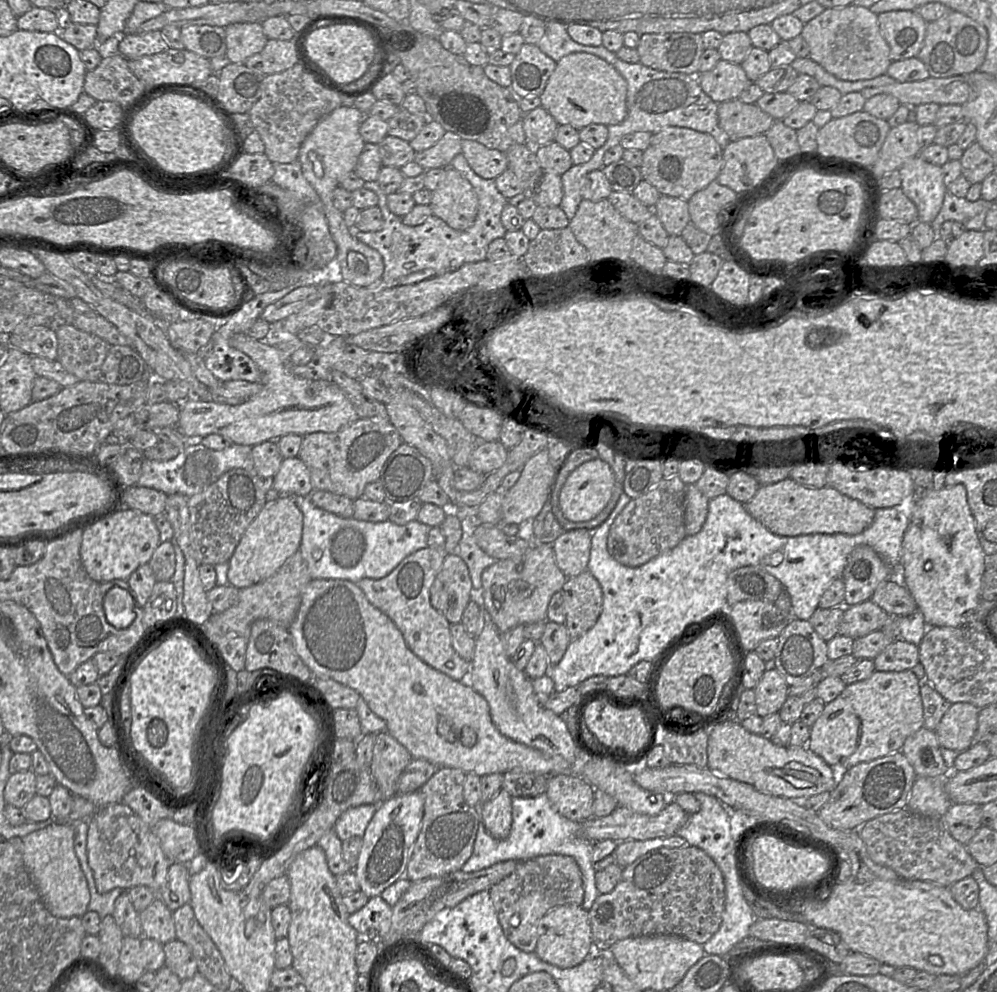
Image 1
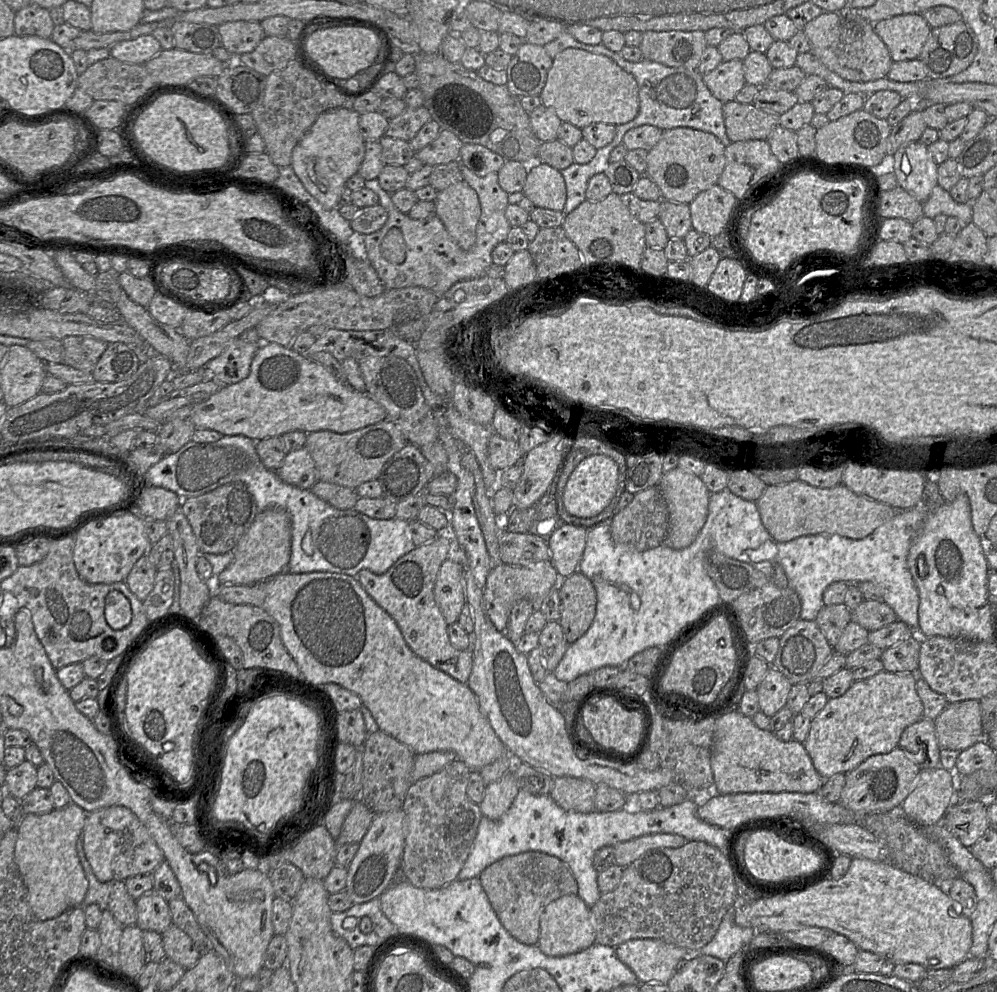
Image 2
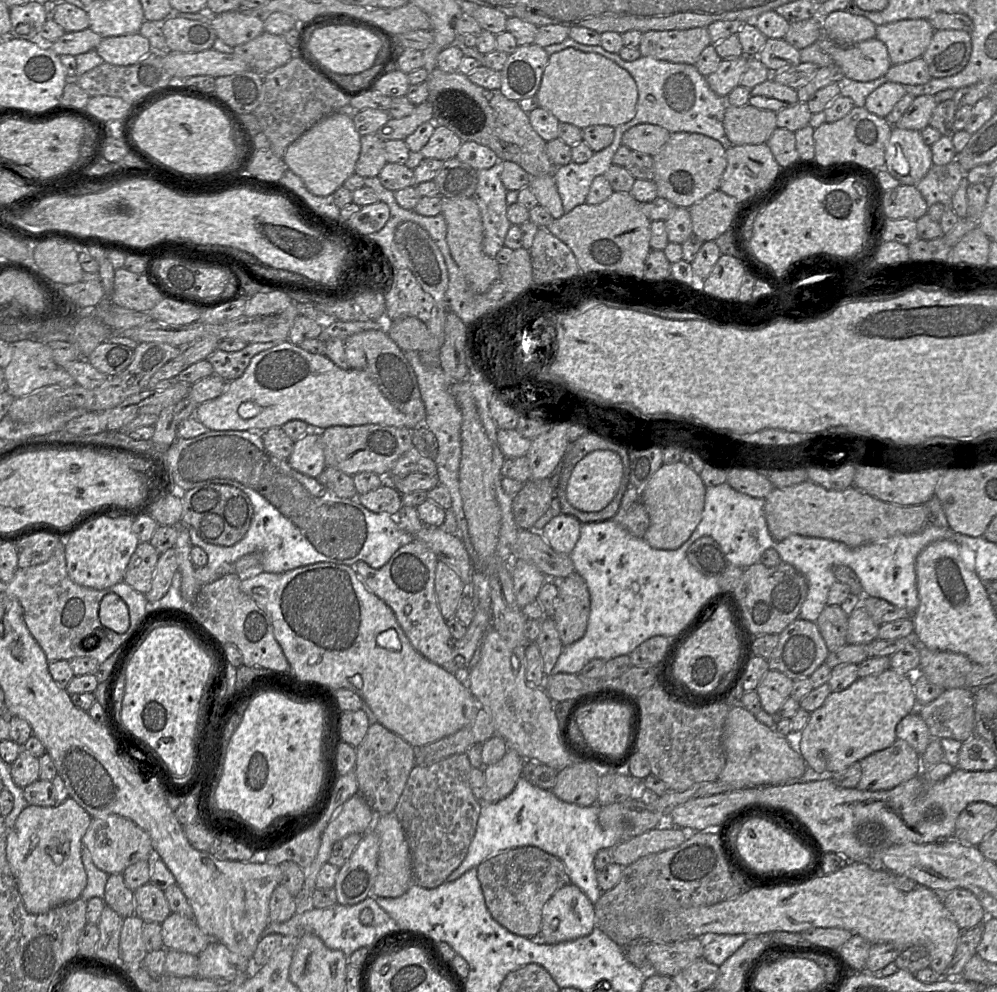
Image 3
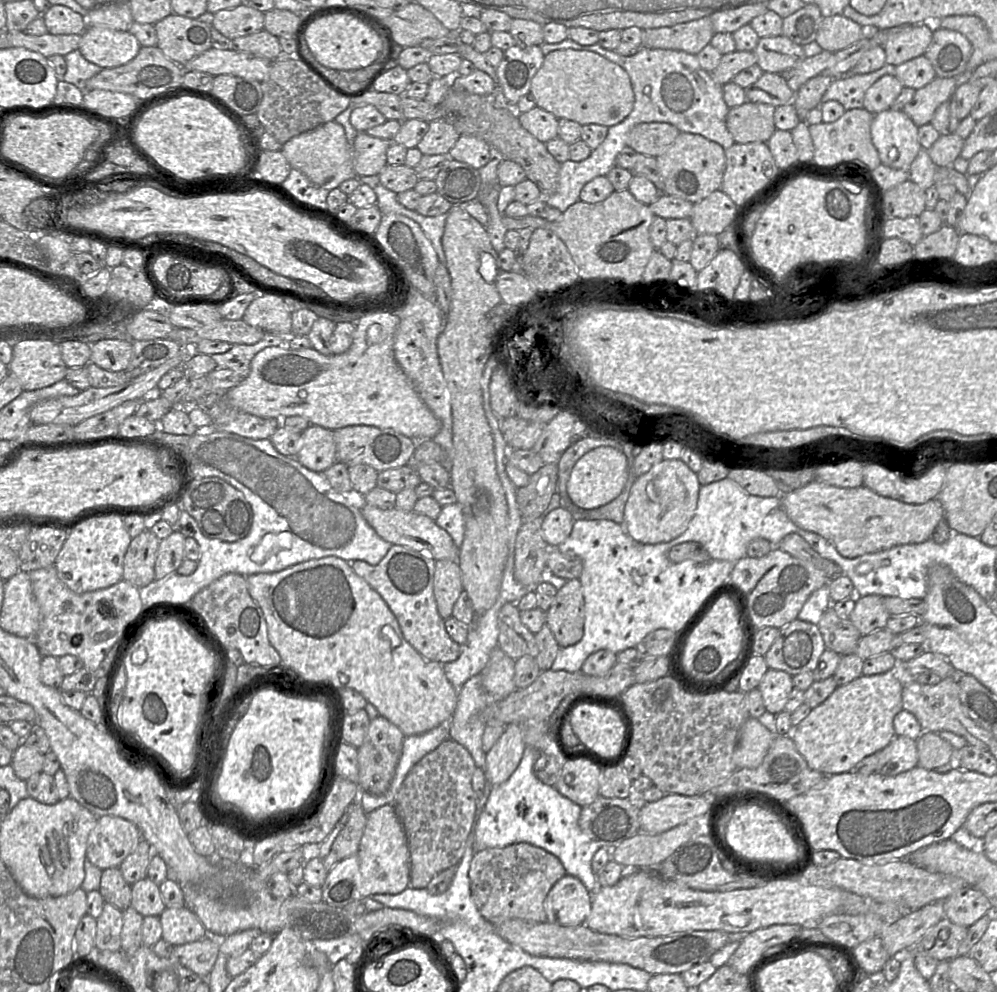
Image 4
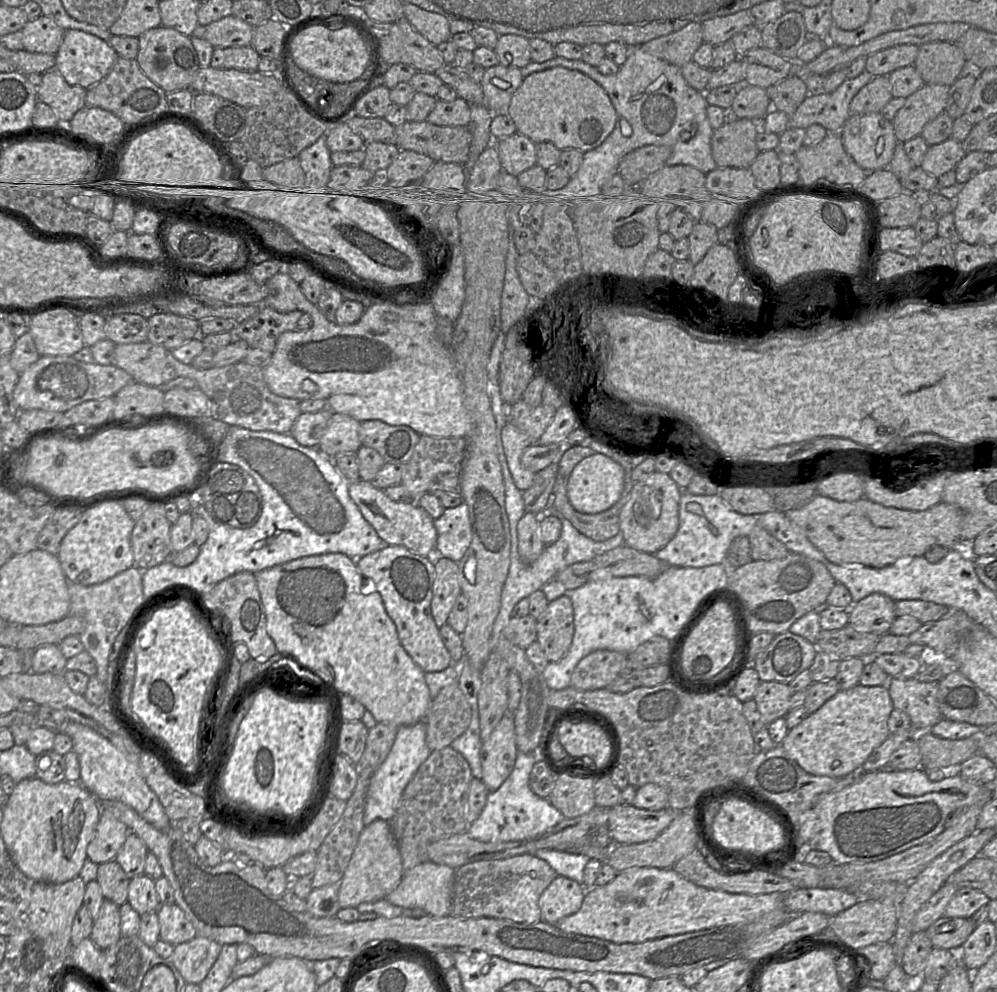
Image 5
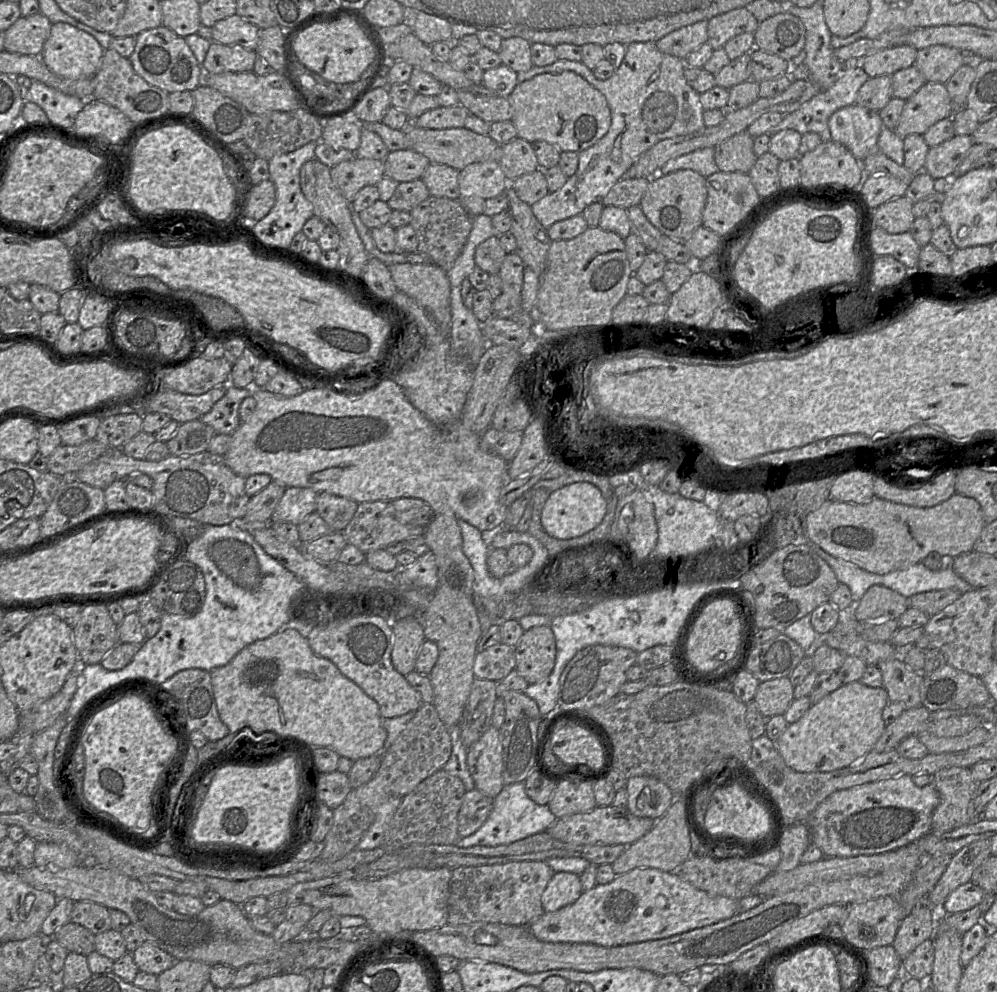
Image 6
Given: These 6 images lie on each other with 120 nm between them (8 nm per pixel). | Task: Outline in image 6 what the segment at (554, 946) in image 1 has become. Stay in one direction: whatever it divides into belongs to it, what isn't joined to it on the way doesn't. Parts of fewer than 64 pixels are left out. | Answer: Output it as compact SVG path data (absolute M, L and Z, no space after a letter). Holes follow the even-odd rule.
M556 872L547 884L541 903L544 912L554 912L574 903L582 894L580 877L570 872Z

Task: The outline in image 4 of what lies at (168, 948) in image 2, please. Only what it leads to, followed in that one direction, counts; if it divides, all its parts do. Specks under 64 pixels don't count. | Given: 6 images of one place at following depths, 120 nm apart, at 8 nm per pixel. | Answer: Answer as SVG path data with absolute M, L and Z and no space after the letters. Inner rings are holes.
M186 906L166 907L159 919L162 939L173 947L195 942L210 935L198 917Z

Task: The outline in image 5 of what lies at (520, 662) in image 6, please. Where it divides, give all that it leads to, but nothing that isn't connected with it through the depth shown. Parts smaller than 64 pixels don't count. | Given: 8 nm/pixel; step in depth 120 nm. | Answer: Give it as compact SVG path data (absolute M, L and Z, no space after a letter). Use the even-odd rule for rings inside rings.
M562 595L550 601L546 610L537 618L536 641L539 642L549 662L560 660L569 650L574 634L574 612L571 599Z

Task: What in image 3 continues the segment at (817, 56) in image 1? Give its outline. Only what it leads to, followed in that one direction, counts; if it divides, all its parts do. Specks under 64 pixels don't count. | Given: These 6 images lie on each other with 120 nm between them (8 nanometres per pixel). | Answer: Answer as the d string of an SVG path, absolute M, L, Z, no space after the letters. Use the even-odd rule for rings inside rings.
M822 36L818 43L846 80L872 81L884 76L892 65L885 44L876 37L841 46Z

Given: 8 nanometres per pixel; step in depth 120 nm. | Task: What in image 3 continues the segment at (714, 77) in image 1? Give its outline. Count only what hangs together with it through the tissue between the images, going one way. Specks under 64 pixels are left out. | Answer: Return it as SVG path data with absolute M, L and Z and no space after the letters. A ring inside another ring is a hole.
M746 56L722 59L718 68L706 76L711 90L718 96L726 98L736 86L740 85L740 79L746 70L747 60Z

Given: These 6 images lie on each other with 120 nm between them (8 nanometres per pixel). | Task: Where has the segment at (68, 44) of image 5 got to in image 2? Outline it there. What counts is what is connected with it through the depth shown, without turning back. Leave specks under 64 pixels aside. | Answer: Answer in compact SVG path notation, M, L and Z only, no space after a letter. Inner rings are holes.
M142 35L136 39L121 41L110 47L110 56L130 64L145 64L158 53L160 43L153 35Z

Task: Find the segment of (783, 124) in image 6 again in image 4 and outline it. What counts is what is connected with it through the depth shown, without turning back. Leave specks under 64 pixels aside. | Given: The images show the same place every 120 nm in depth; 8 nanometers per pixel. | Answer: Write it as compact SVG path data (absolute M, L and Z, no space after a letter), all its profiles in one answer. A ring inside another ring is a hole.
M894 66L882 68L867 74L841 75L831 82L822 97L822 102L837 101L846 111L863 107L863 100L868 88L877 80L894 74Z

